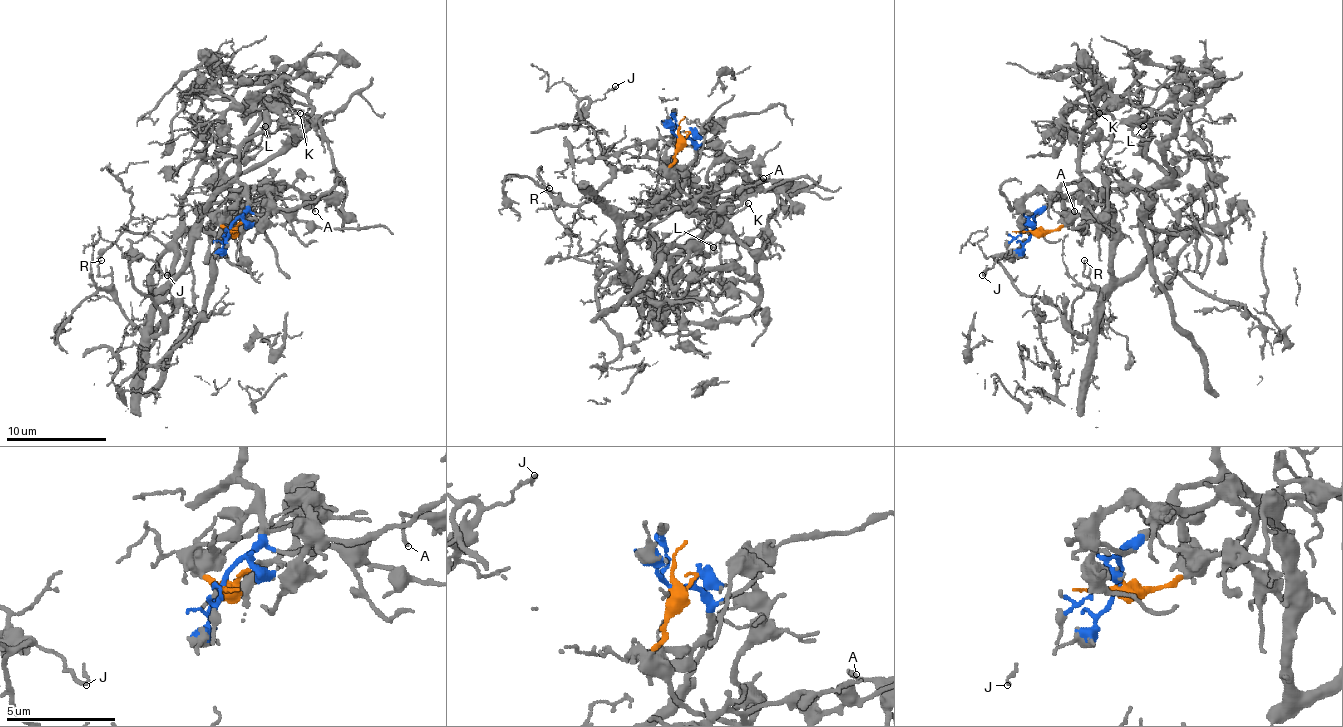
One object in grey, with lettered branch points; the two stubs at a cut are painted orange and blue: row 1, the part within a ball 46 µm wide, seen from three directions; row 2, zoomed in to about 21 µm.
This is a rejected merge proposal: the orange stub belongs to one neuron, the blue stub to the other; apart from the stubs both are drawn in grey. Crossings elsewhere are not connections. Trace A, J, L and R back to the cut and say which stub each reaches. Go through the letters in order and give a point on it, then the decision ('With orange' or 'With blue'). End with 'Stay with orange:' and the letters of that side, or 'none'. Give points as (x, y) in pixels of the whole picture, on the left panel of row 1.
A: Place: (315, 211). With orange
J: Place: (167, 275). With blue
L: Place: (265, 126). With blue
R: Place: (101, 260). With blue
Stay with orange: A

